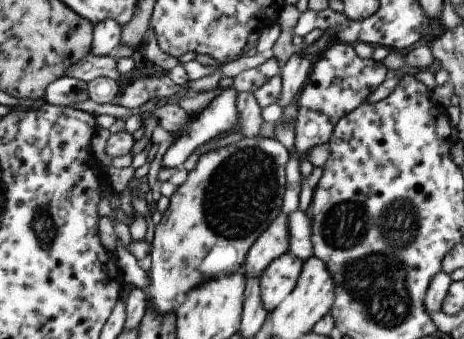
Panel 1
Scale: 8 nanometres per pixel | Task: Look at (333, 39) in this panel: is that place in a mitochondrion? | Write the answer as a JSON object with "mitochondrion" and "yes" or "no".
{"mitochondrion":"no"}

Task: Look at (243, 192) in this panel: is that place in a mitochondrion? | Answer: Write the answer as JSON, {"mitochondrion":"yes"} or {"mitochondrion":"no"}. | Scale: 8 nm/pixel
{"mitochondrion":"yes"}

